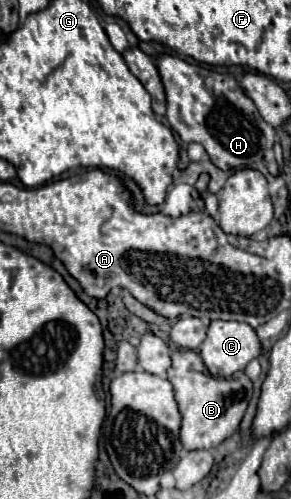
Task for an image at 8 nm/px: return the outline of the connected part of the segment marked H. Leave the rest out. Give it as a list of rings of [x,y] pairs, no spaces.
[[[159,56],[157,68],[159,68],[161,80],[163,80],[165,92],[167,92],[167,114],[165,116],[171,124],[171,128],[181,136],[183,142],[201,144],[217,168],[221,168],[221,170],[251,168],[253,164],[263,160],[263,154],[267,150],[273,148],[275,128],[265,124],[265,120],[257,112],[253,100],[249,100],[249,96],[245,96],[245,90],[241,88],[241,84],[237,84],[237,80],[233,76],[211,72],[199,64],[189,64],[177,56]]]

